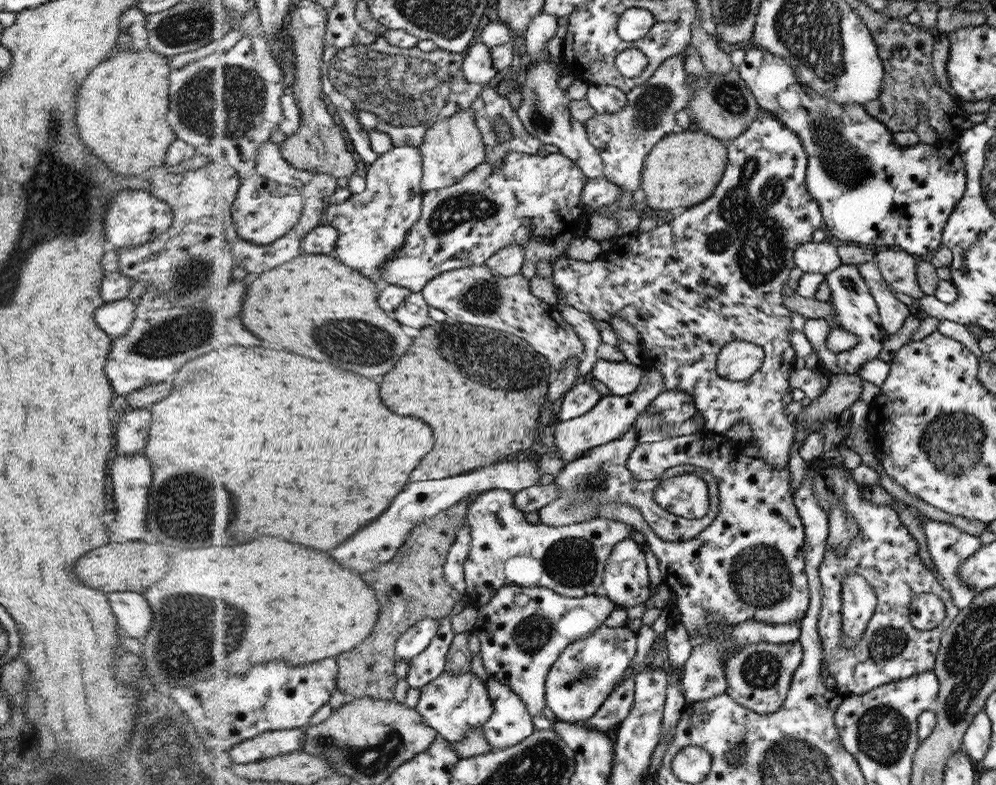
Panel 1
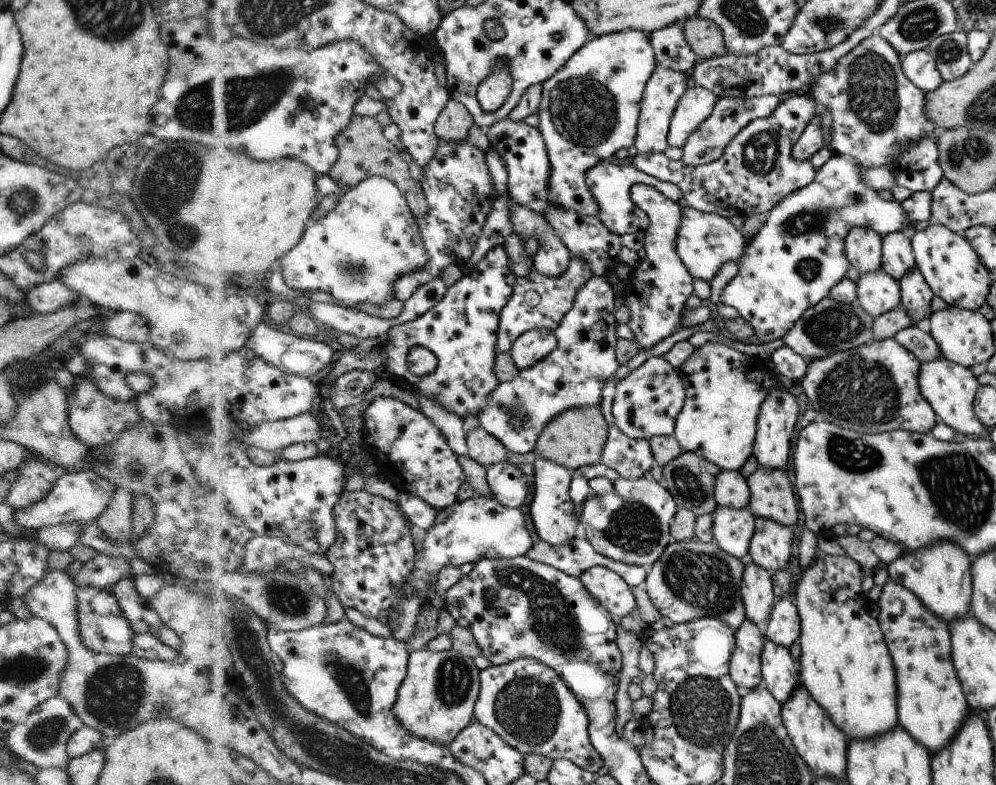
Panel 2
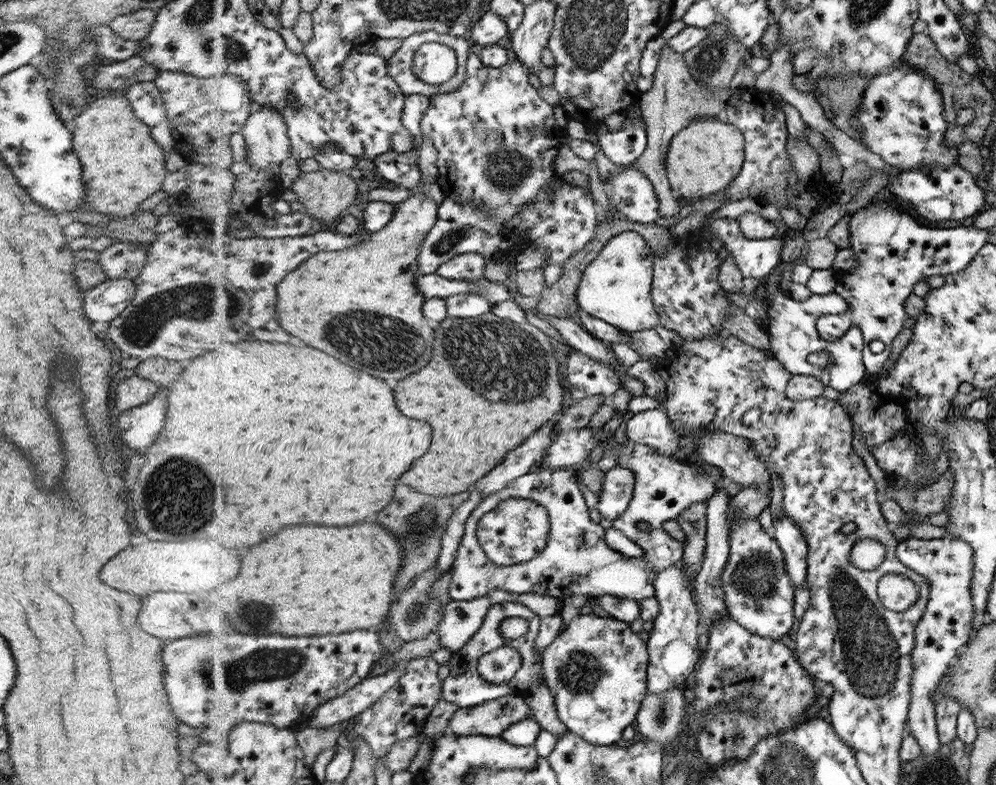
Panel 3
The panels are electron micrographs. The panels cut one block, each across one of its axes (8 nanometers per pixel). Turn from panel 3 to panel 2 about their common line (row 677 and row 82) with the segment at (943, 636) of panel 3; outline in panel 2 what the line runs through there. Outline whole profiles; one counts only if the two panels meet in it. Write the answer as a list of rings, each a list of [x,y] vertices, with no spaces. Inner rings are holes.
[[[928,50],[907,54],[901,61],[901,67],[905,75],[925,93],[936,90],[944,82],[937,61]]]

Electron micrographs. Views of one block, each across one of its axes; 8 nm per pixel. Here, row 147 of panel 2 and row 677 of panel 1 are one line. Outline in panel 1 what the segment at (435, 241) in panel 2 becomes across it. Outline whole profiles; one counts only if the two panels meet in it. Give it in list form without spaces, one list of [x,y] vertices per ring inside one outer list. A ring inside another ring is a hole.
[[[471,671],[454,674],[444,672],[440,678],[434,680],[422,689],[417,710],[426,717],[432,727],[438,729],[441,736],[450,742],[458,742],[472,728],[482,728],[494,713],[494,706],[486,683]]]

